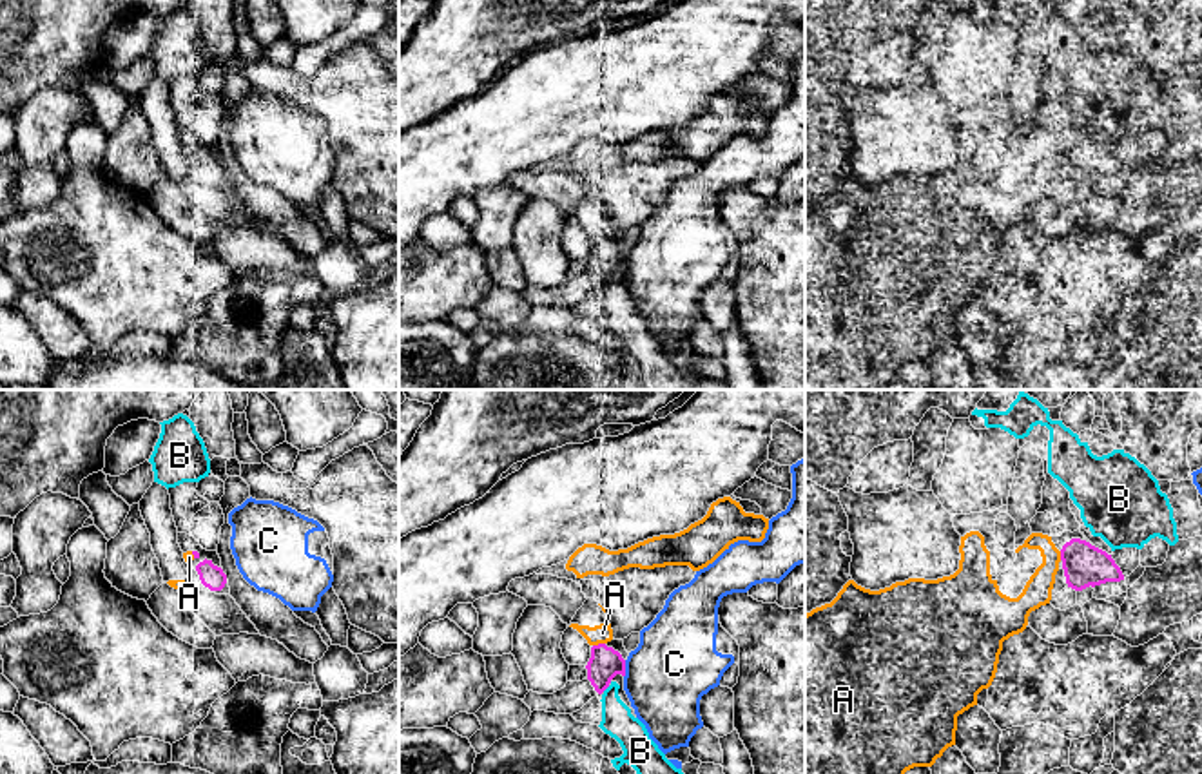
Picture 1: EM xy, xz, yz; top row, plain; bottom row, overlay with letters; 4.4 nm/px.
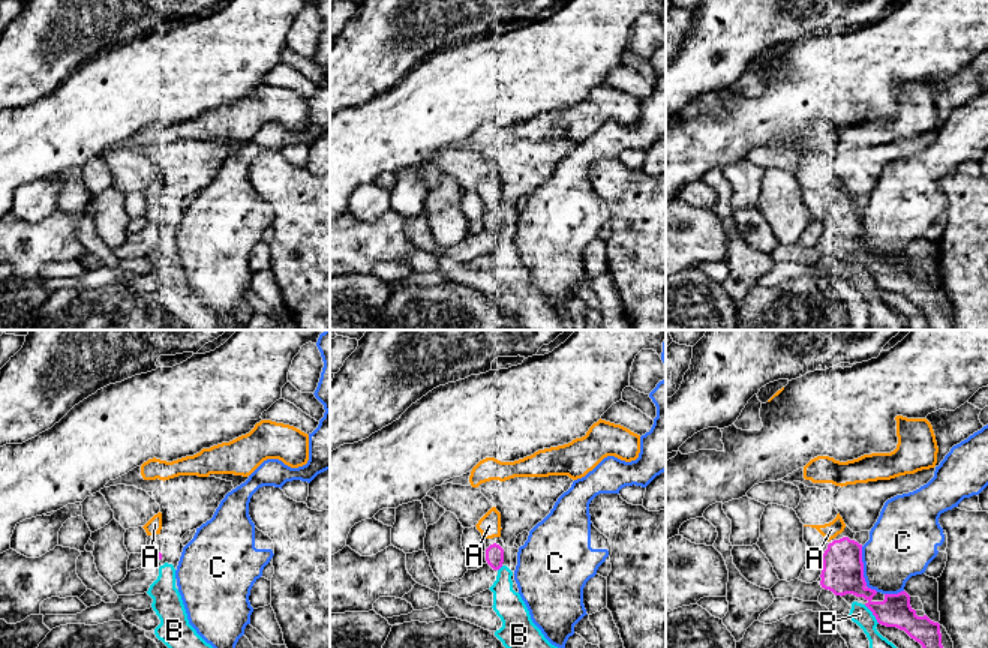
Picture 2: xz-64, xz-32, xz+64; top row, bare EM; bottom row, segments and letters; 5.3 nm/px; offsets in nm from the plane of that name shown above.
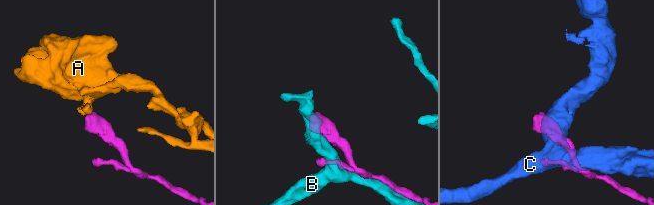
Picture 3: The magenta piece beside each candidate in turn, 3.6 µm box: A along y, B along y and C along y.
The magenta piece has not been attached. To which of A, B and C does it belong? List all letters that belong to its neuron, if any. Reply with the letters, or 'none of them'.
A

